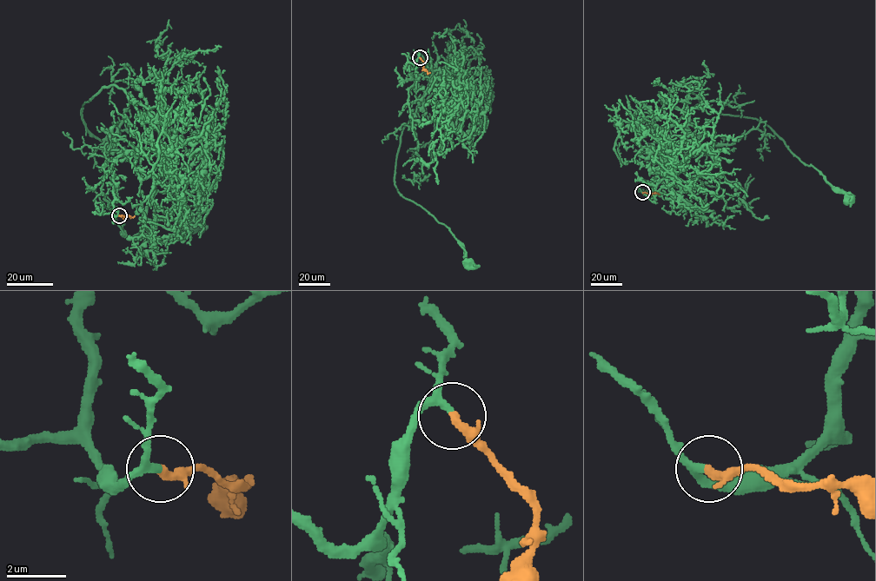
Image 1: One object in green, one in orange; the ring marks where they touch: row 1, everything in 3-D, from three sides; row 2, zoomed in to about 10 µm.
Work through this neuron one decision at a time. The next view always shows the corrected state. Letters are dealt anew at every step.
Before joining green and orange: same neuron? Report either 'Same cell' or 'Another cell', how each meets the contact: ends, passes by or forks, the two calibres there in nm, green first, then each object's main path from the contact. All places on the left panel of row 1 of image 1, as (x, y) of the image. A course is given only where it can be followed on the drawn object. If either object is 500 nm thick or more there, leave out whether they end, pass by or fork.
Same cell. At the ring green passes by. At the ring orange passes by. Thickness 200 nm (green) against 220 nm. Course of green: (118, 215), (111, 164), (149, 140), (152, 121), (110, 85), (82, 105), (85, 128), (160, 175), (191, 225). Course of orange: (118, 215), (134, 215)

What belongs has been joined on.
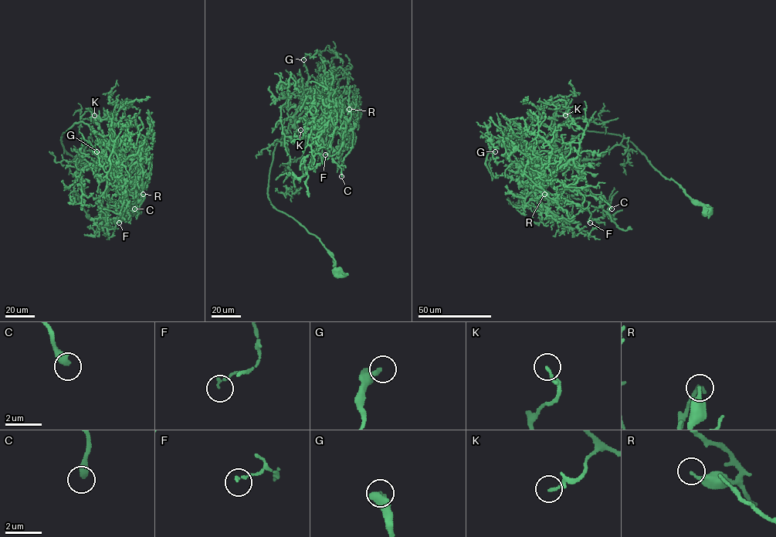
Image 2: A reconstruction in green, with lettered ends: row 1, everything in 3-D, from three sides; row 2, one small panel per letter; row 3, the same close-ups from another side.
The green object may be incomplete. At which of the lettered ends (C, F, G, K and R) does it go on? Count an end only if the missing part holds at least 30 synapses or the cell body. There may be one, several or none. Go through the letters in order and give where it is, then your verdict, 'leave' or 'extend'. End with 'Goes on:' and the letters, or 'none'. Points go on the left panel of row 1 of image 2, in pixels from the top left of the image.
C: (134, 209) | leave
F: (119, 222) | leave
G: (96, 151) | leave
K: (94, 115) | leave
R: (143, 194) | leave
Goes on: none

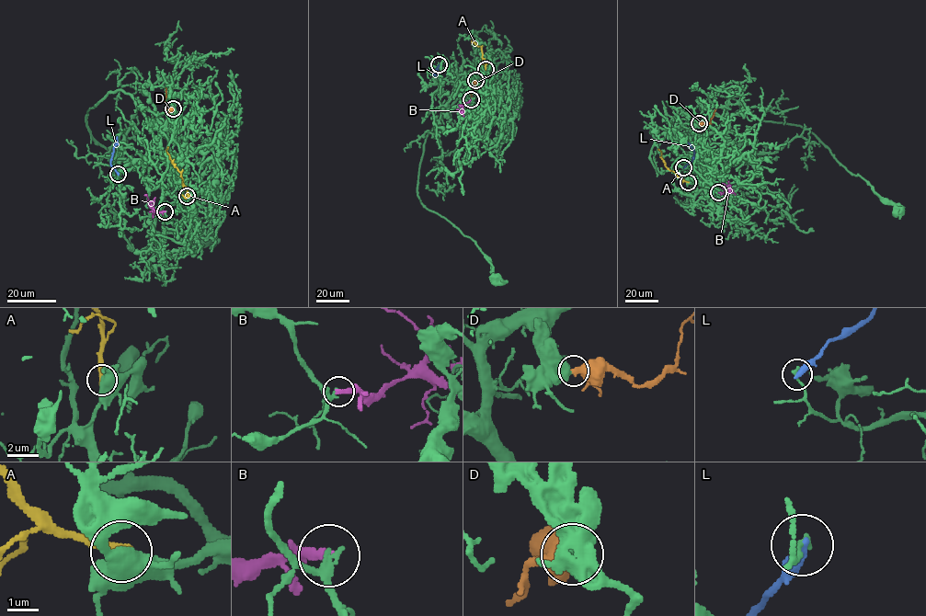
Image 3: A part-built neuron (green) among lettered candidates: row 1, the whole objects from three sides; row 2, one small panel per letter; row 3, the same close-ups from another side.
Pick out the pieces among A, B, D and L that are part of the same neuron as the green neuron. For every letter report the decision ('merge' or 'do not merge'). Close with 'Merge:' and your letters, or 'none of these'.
A: do not merge
B: do not merge
D: merge
L: do not merge
Merge: D

